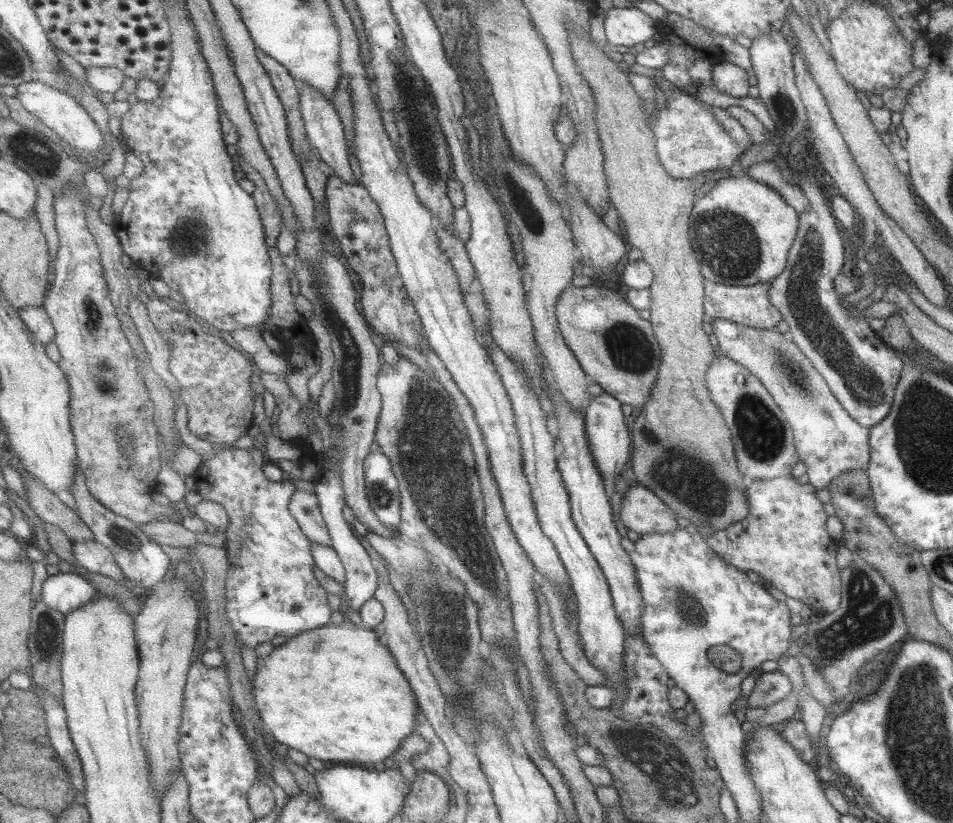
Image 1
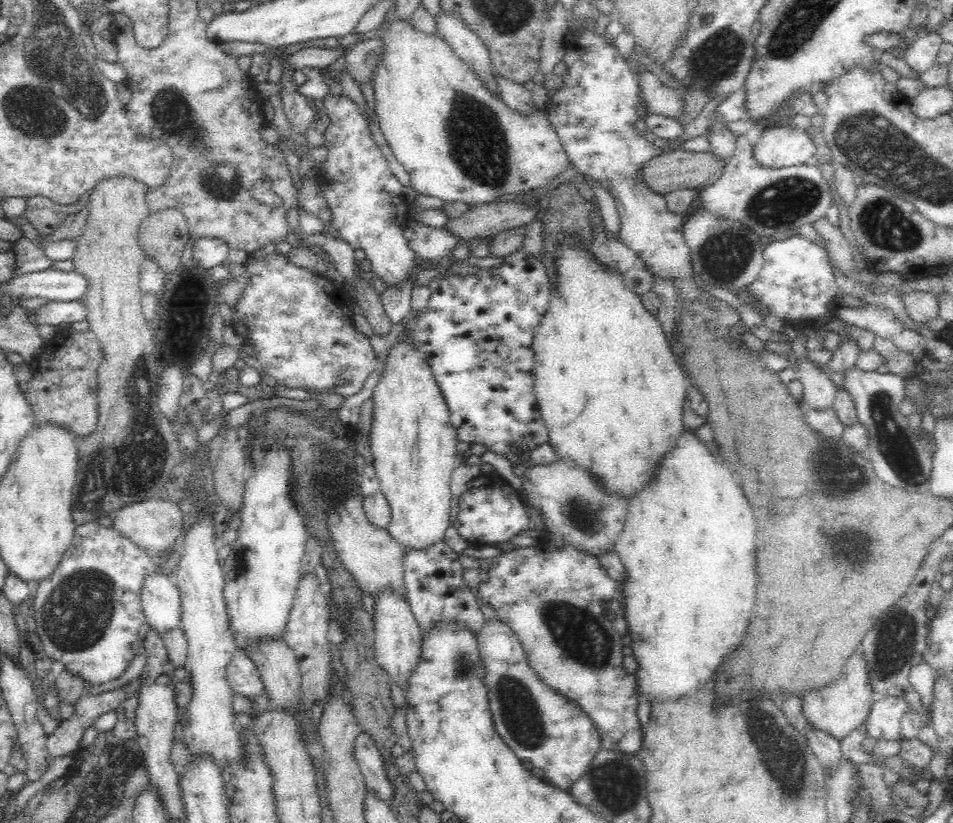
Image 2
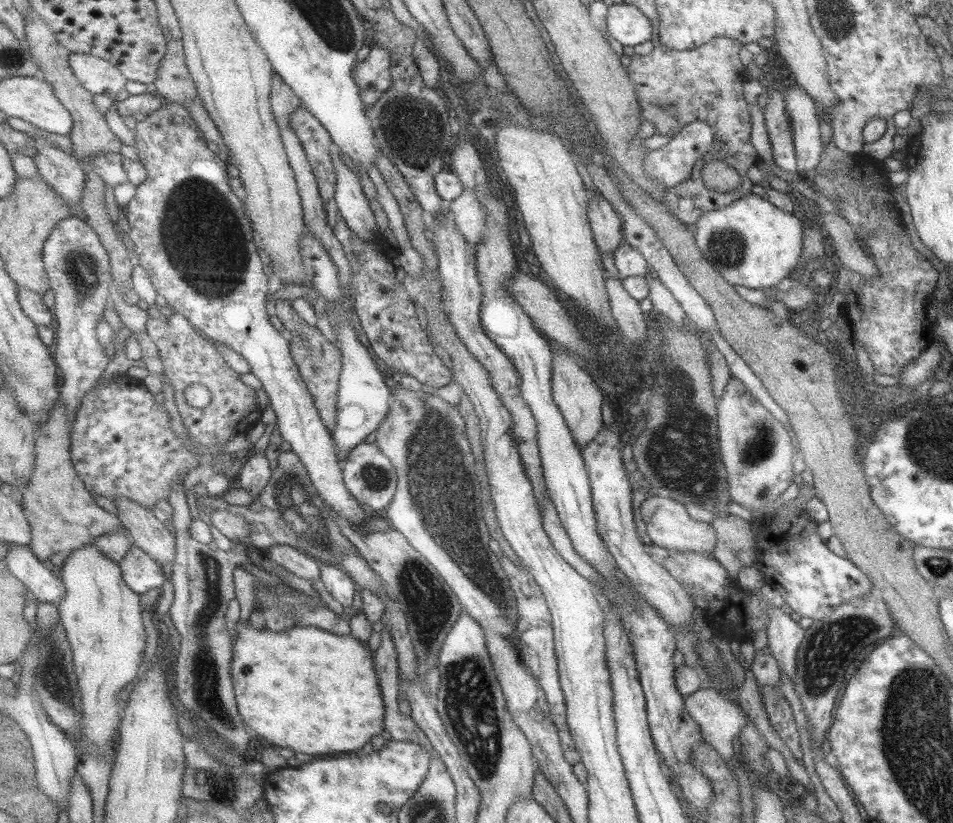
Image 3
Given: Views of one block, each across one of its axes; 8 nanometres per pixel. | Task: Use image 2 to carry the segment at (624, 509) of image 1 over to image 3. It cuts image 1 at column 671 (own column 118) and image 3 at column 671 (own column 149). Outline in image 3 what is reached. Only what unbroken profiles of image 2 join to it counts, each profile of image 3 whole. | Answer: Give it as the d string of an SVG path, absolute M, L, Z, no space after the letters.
M651 496L641 502L641 518L645 522L645 529L651 542L669 551L693 551L701 553L713 552L716 544L716 533L709 523L692 520L686 512L685 506L669 498Z

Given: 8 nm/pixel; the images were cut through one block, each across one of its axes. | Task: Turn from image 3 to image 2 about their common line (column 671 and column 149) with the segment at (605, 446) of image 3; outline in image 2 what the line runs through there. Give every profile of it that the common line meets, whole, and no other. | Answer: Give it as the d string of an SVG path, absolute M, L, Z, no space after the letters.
M162 573L150 574L142 584L141 602L145 622L161 637L180 628L181 603L173 579Z

